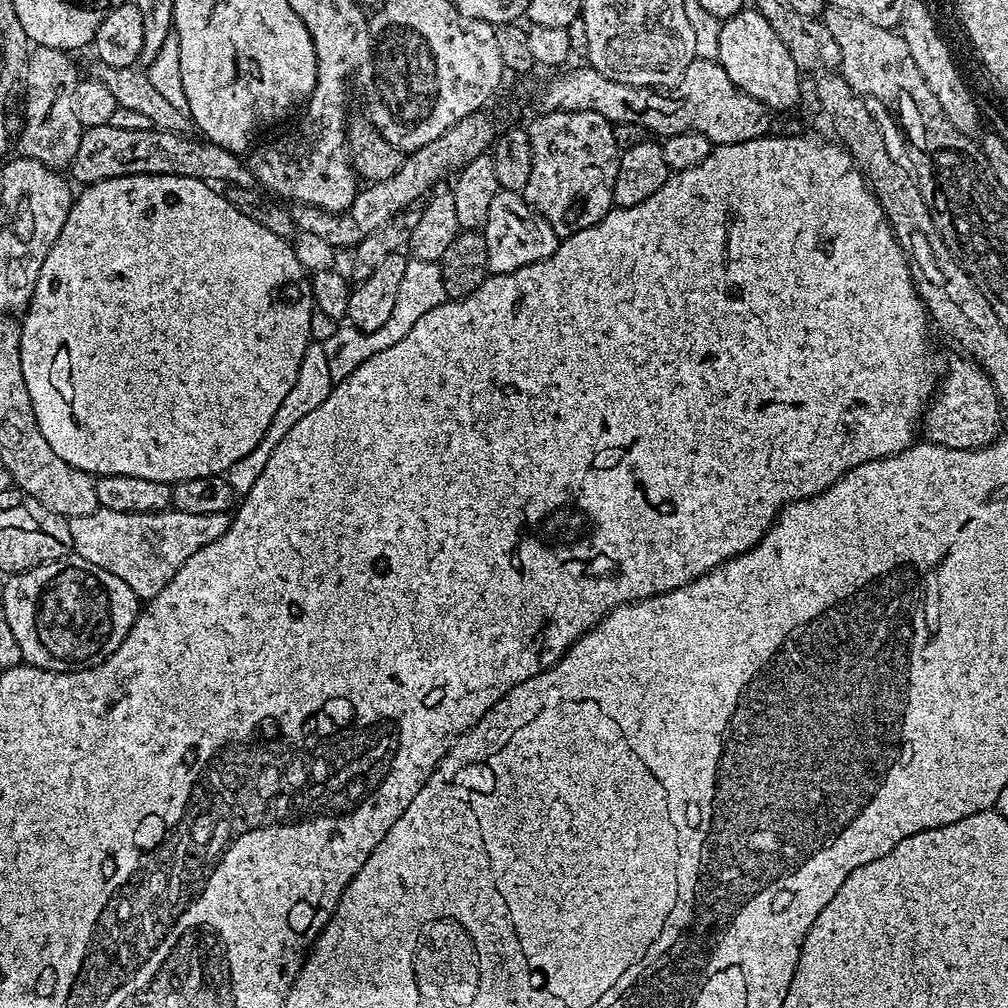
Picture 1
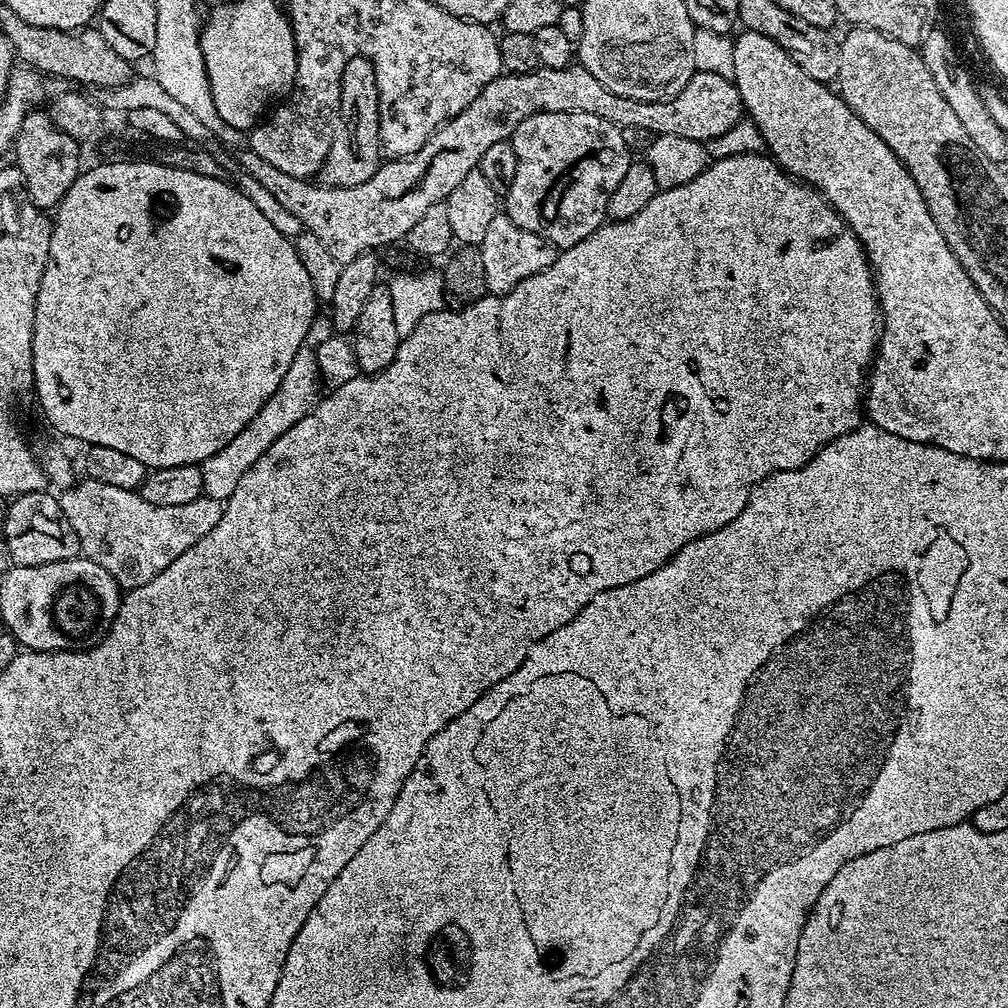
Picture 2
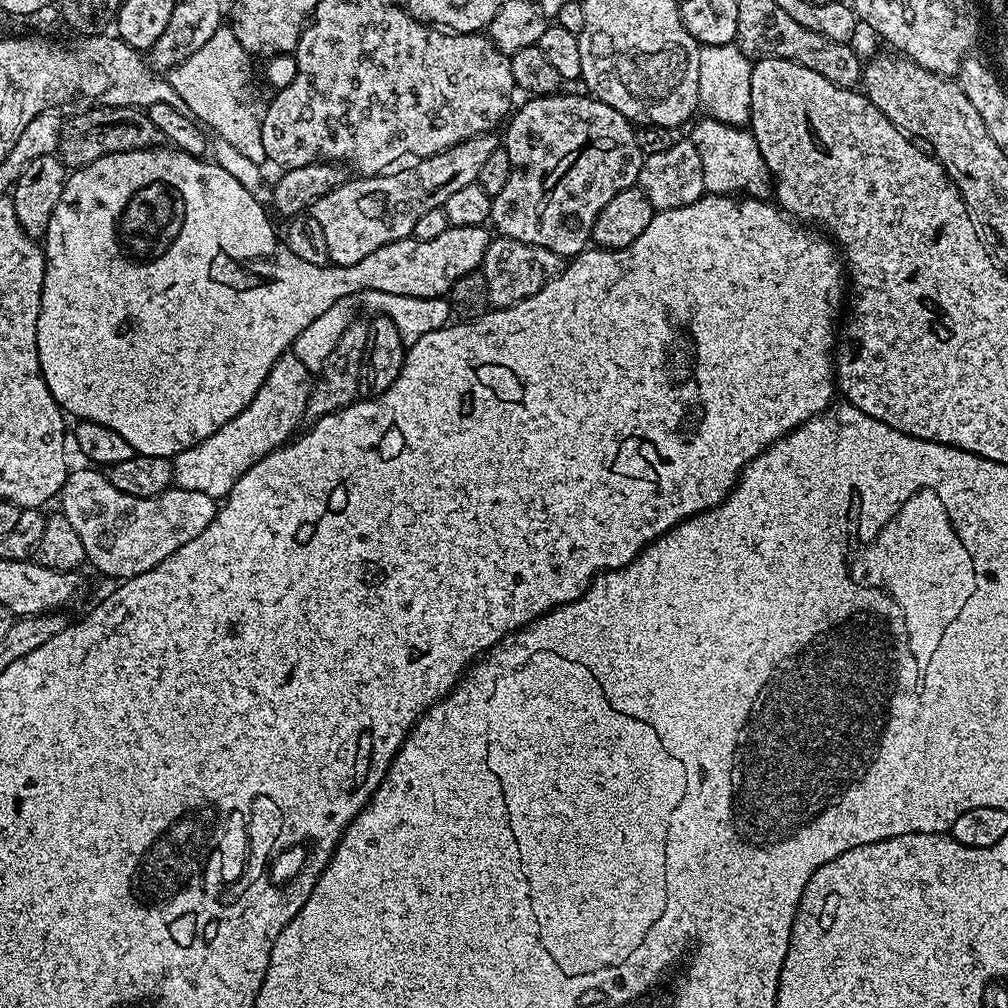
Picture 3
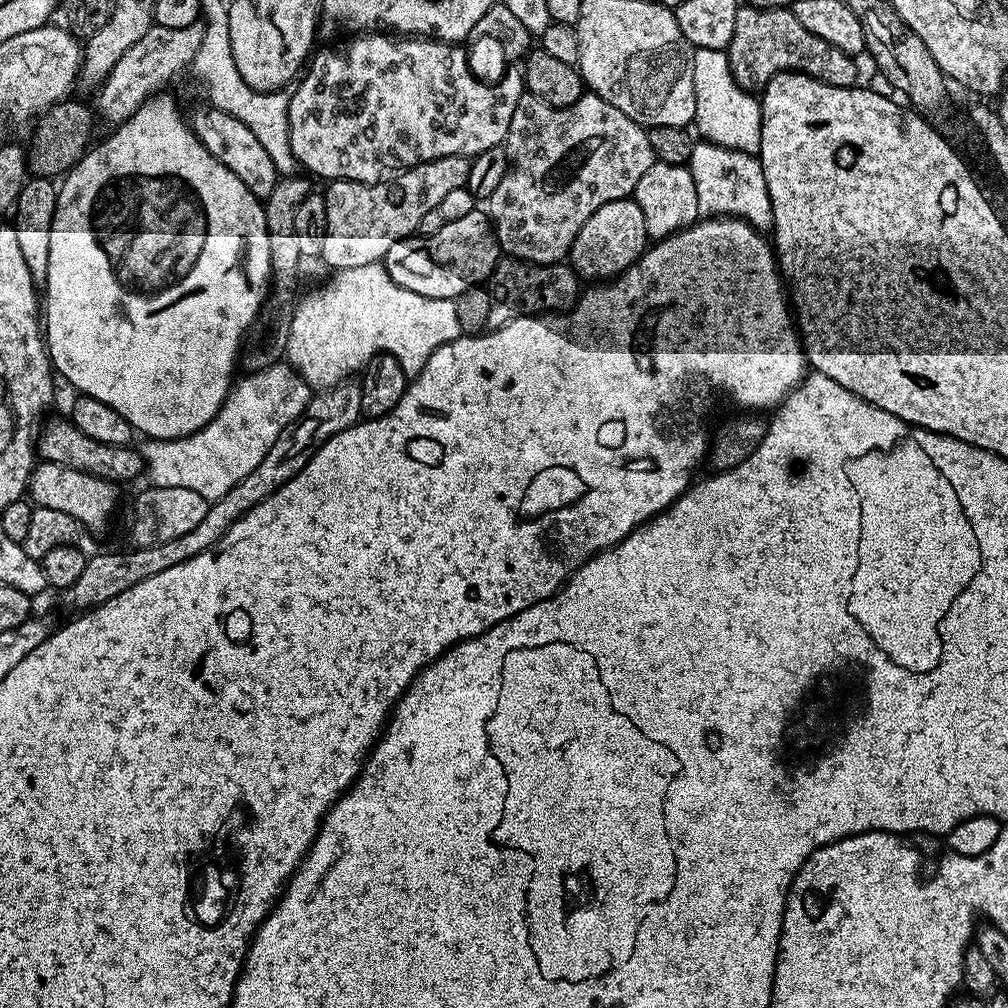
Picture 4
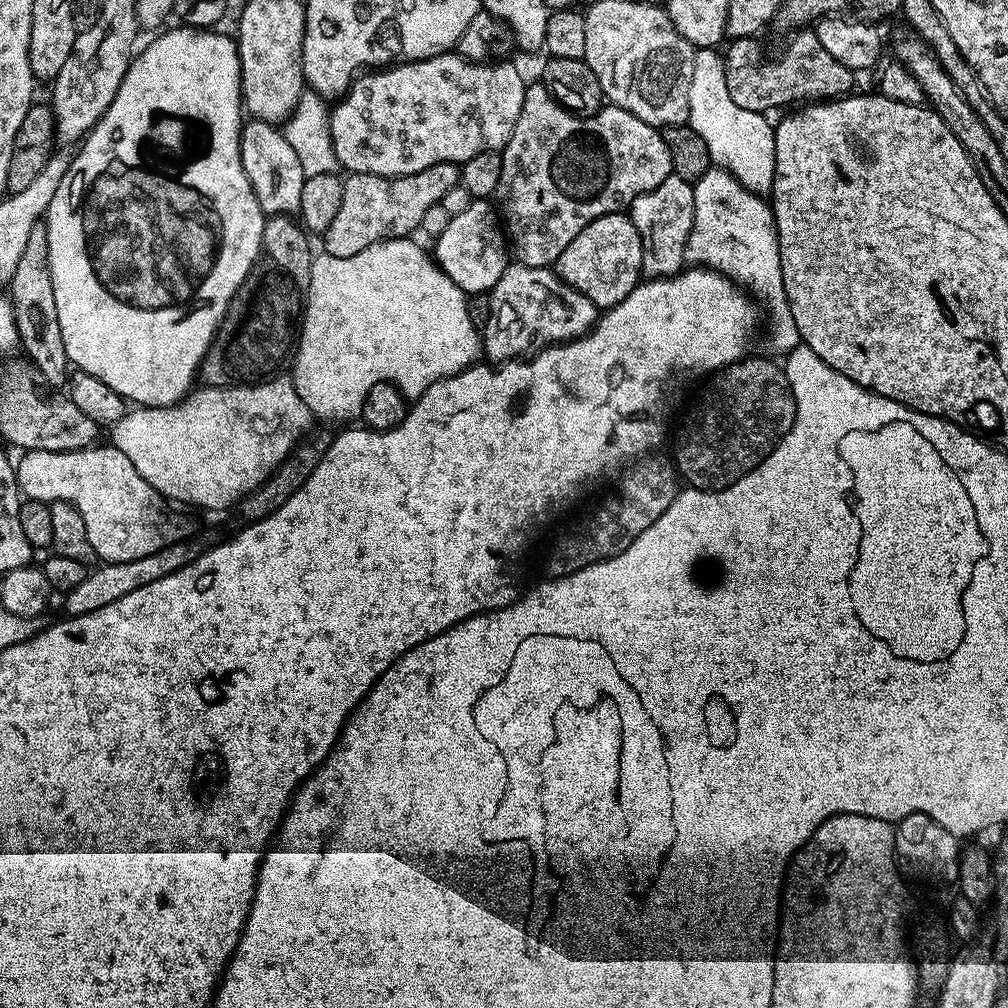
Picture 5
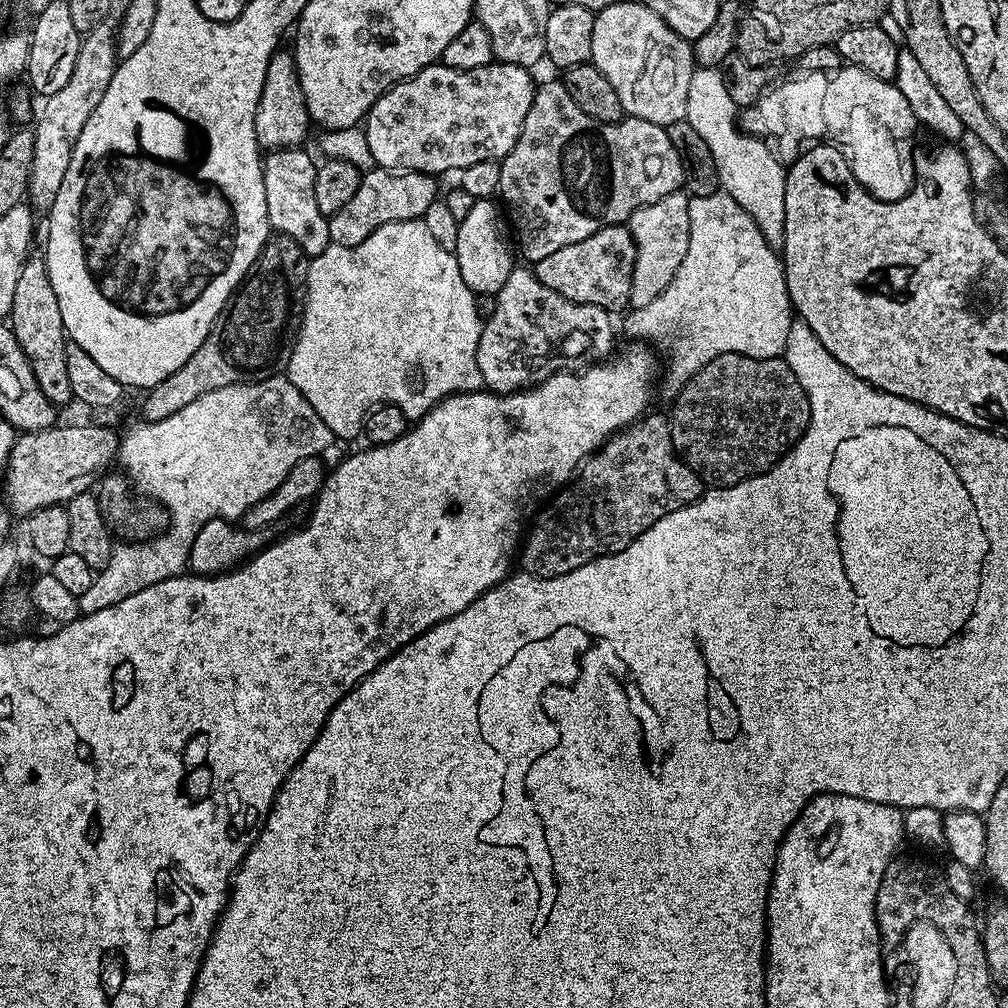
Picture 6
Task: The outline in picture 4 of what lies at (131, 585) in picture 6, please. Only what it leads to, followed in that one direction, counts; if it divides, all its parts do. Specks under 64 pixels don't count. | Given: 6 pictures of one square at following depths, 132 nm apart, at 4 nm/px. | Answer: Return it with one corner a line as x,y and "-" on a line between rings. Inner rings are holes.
287,362
271,364
261,372
245,375
245,380
237,379
234,387
224,400
218,414
202,430
189,436
179,436
177,440
148,440
142,448
146,476
157,488
166,486
186,486
186,490
198,490
209,500
222,498
226,490
238,486
262,458
274,446
274,442
286,429
295,424
296,419
306,410
309,400
312,399
313,389
308,387
300,373

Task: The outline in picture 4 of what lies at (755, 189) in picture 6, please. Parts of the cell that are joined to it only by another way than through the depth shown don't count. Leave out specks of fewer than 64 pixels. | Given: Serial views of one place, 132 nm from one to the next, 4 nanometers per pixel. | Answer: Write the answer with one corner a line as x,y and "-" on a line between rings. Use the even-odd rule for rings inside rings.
697,48
694,51
694,94
696,95
696,118
694,128
701,132
705,141
733,148
739,152
759,153
762,142
762,118
760,117
759,99
749,89
739,88
736,79
732,77
730,62
725,49
710,50

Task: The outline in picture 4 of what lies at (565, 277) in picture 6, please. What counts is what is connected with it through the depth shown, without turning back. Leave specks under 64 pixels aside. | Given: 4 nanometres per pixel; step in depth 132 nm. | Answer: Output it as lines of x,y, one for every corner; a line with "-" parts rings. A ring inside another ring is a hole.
635,198
606,202
606,206
594,210
594,214
586,218
586,226
578,230
578,238
572,243
570,264
577,277
585,281
608,282
623,276
631,264
643,257
649,244
646,218

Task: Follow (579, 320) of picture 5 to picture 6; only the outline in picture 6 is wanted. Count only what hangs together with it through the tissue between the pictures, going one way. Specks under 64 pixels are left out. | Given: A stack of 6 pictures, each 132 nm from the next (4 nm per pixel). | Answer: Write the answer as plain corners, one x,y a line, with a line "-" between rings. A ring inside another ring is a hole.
513,267
510,278
506,278
502,290
496,293
494,318
483,321
480,329
480,341
478,342
476,357
478,358
478,370
484,379
484,388
501,394
505,392
518,392
530,388
534,384
541,384
547,376
554,375
555,372
561,371
565,366
591,366
597,362
603,362
609,359
609,357
613,355
614,349
612,349
612,320
608,316
611,316
609,309
590,306
589,304
579,304
578,302
570,302
570,298
562,298
562,294
554,294
554,290
550,290
546,286
542,286
542,282
538,282
536,273
531,267

